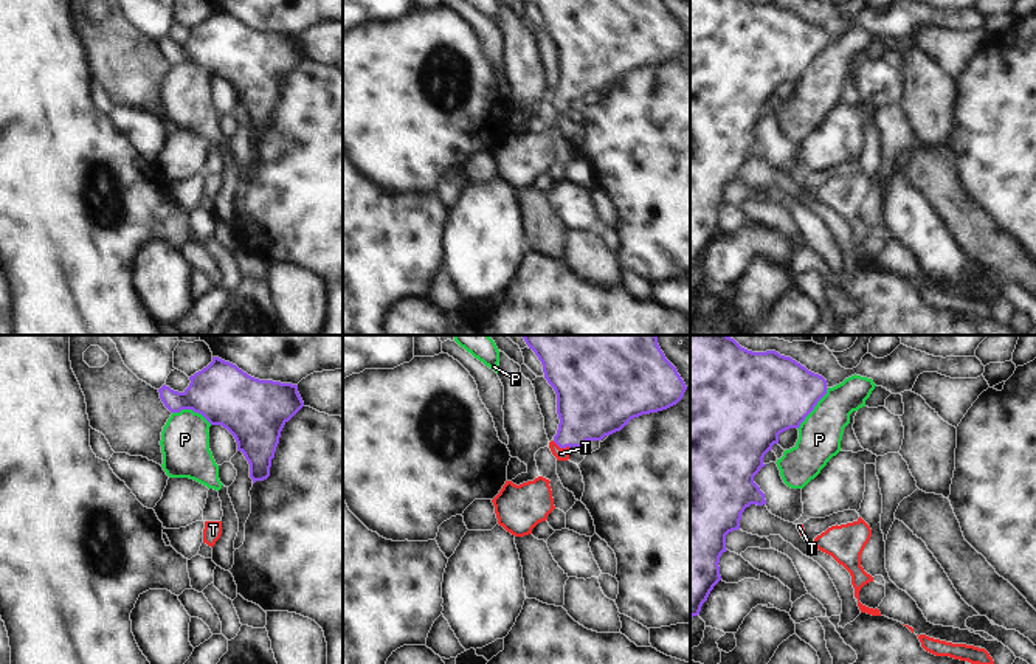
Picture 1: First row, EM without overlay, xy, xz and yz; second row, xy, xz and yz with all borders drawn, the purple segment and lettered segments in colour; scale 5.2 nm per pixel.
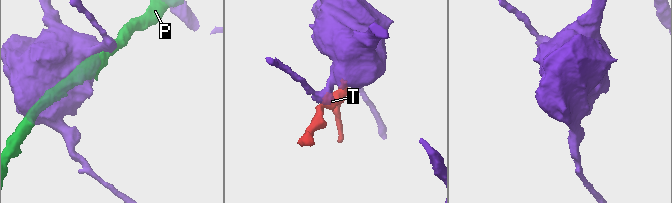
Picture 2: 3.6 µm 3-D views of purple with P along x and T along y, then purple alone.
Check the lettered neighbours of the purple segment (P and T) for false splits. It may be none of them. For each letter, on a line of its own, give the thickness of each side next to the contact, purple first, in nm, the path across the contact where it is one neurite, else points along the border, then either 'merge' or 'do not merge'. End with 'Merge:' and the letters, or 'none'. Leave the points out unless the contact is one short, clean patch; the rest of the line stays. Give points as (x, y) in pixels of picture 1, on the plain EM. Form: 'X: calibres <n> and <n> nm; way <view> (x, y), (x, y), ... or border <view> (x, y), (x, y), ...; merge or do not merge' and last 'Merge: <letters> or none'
P: calibres 420 and 220 nm; border yz (828, 41), (797, 81); do not merge
T: calibres 320 and 60 nm; way xz (588, 59), (562, 100), (560, 106); merge
Merge: T

